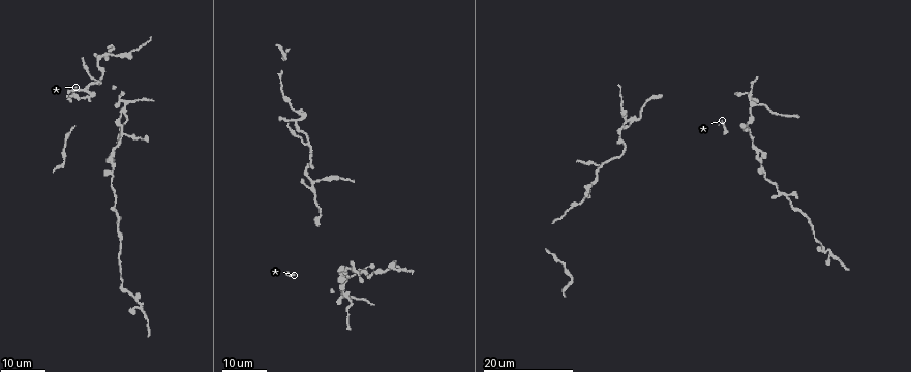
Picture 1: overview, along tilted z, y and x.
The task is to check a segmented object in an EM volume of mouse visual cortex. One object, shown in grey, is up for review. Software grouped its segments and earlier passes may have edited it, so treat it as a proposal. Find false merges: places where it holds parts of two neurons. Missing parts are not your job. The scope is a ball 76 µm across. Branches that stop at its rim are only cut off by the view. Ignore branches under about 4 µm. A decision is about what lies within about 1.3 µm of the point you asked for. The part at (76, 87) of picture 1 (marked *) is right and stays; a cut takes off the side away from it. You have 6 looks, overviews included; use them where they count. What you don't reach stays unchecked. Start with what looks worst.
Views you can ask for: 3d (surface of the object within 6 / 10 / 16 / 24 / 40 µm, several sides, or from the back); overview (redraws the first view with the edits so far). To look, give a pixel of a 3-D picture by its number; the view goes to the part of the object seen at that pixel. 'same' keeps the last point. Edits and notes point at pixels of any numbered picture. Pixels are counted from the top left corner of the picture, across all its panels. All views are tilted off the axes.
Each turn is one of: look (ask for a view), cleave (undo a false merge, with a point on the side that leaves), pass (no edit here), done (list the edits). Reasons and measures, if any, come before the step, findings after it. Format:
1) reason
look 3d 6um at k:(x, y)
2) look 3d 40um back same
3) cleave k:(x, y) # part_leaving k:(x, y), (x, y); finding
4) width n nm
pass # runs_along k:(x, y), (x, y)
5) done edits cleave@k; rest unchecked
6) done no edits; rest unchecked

three-way junction
look 3d 24um at 1:(120, 133)

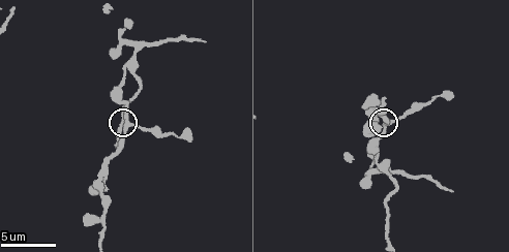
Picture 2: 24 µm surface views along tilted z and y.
look 3d 10um at 2:(128, 123)

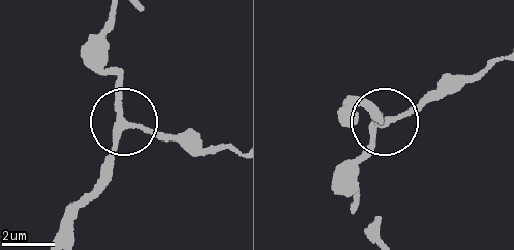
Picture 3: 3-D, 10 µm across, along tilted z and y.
width 210 nm
pass # continuous, no second neuron

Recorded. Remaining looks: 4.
three-way junction
look 3d 16um at 1:(307, 142)

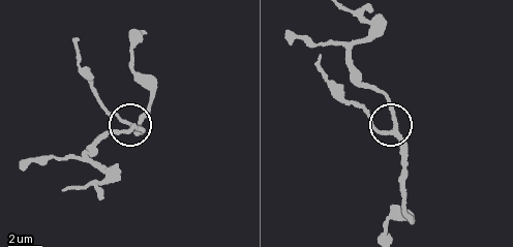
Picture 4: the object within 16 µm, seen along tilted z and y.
look 3d 10um at 4:(390, 129)

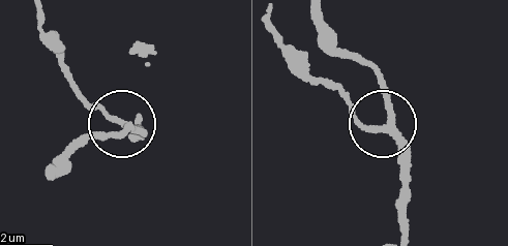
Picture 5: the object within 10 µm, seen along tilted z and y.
side_arm 9 um
pass # runs_along 5:(408, 236), (396, 145), (323, 80); one neuron here

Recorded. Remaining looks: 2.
side arm on a straight run
look 3d 24um at 1:(89, 96)

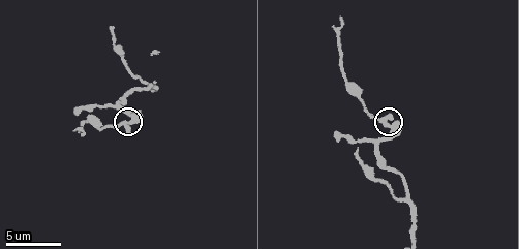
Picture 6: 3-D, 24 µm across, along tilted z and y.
look 3d 6um at 6:(126, 123)

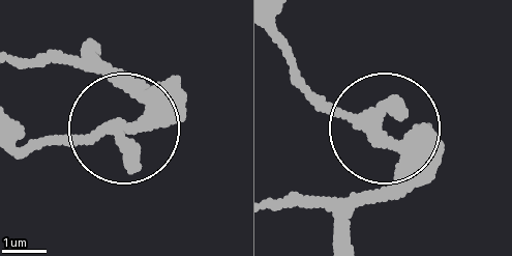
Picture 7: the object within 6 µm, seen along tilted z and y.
arms 3
pass # runs_along 7:(349, 235), (352, 211), (386, 180), (398, 145), (304, 87); continuous, no second neuron

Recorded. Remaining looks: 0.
done no edits; rest unchecked

